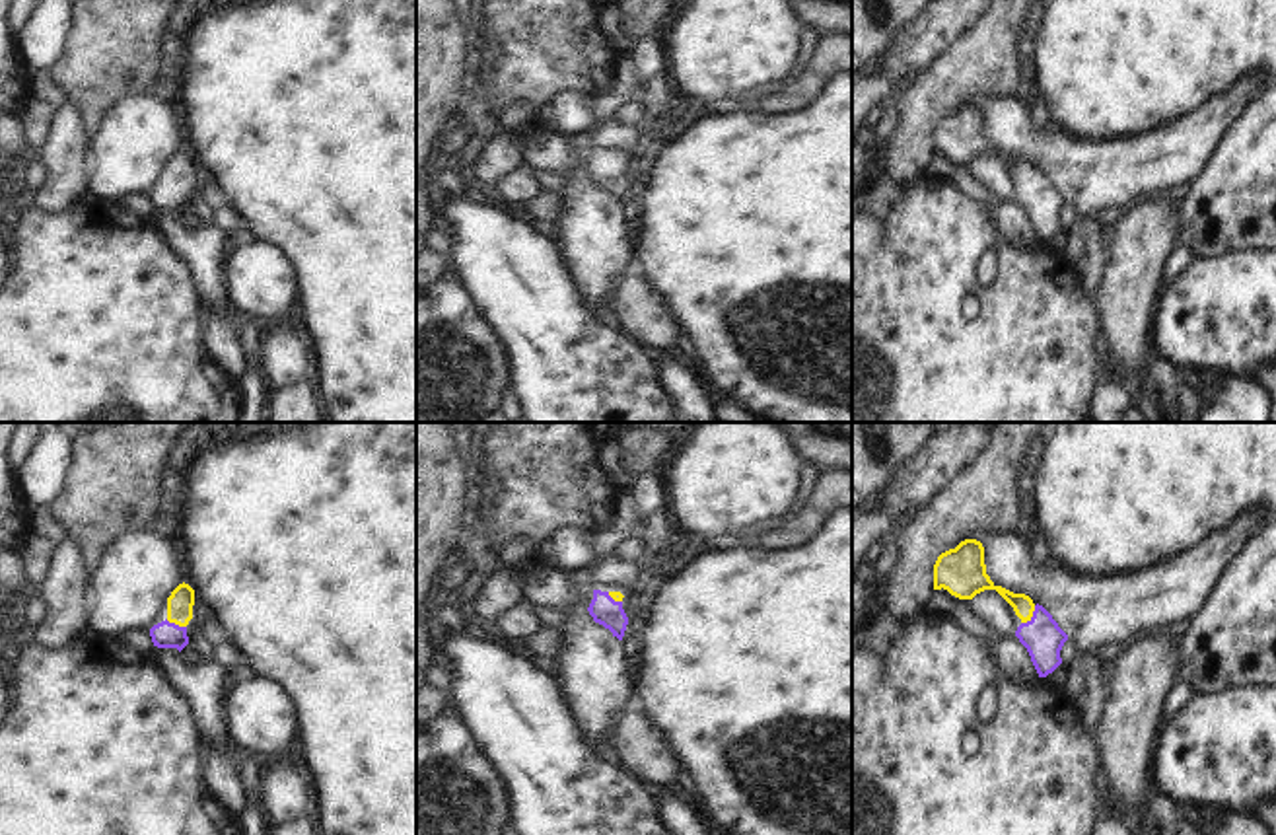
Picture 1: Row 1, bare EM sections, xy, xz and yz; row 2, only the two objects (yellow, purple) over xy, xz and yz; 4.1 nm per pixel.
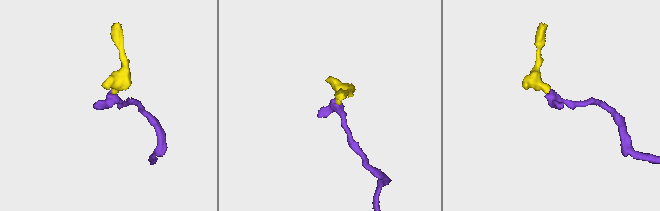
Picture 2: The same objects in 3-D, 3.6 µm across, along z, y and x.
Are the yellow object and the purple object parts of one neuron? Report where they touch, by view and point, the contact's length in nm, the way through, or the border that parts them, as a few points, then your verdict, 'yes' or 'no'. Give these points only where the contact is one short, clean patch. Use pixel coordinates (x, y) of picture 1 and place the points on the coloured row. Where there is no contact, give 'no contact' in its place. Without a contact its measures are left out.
meets yellow in yz at (1031, 616); contact 100 nm long; runs through yz (1022, 604), (1031, 616), (1043, 639); yes

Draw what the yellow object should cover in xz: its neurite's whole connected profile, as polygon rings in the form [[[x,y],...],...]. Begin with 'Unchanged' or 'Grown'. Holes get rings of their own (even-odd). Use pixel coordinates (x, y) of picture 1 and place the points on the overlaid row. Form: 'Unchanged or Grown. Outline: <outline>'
Grown. Outline: [[[593,590],[593,599],[587,607],[593,621],[609,629],[619,640],[622,640],[628,625],[628,617],[622,609],[622,598],[624,596],[620,592]]]

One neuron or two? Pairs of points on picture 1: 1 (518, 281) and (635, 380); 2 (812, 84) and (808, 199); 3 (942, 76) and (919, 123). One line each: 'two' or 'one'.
1: one
2: two
3: one

